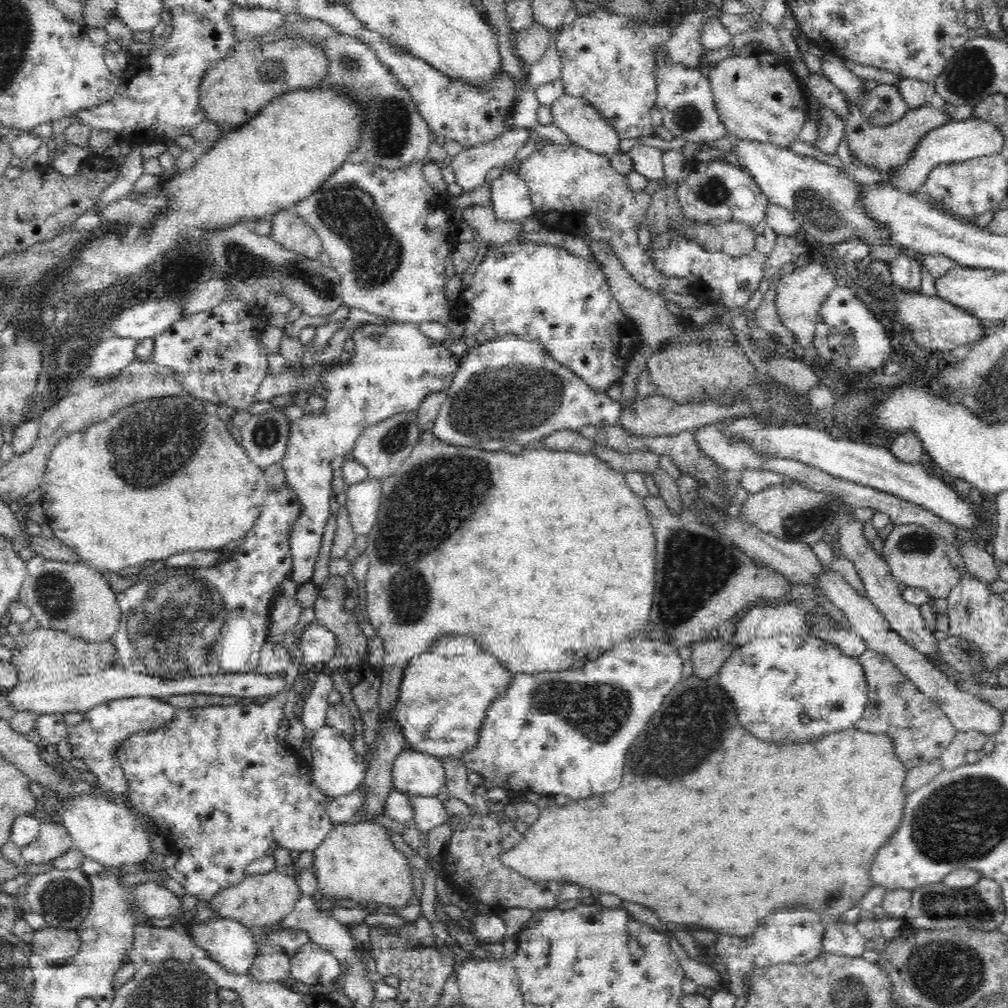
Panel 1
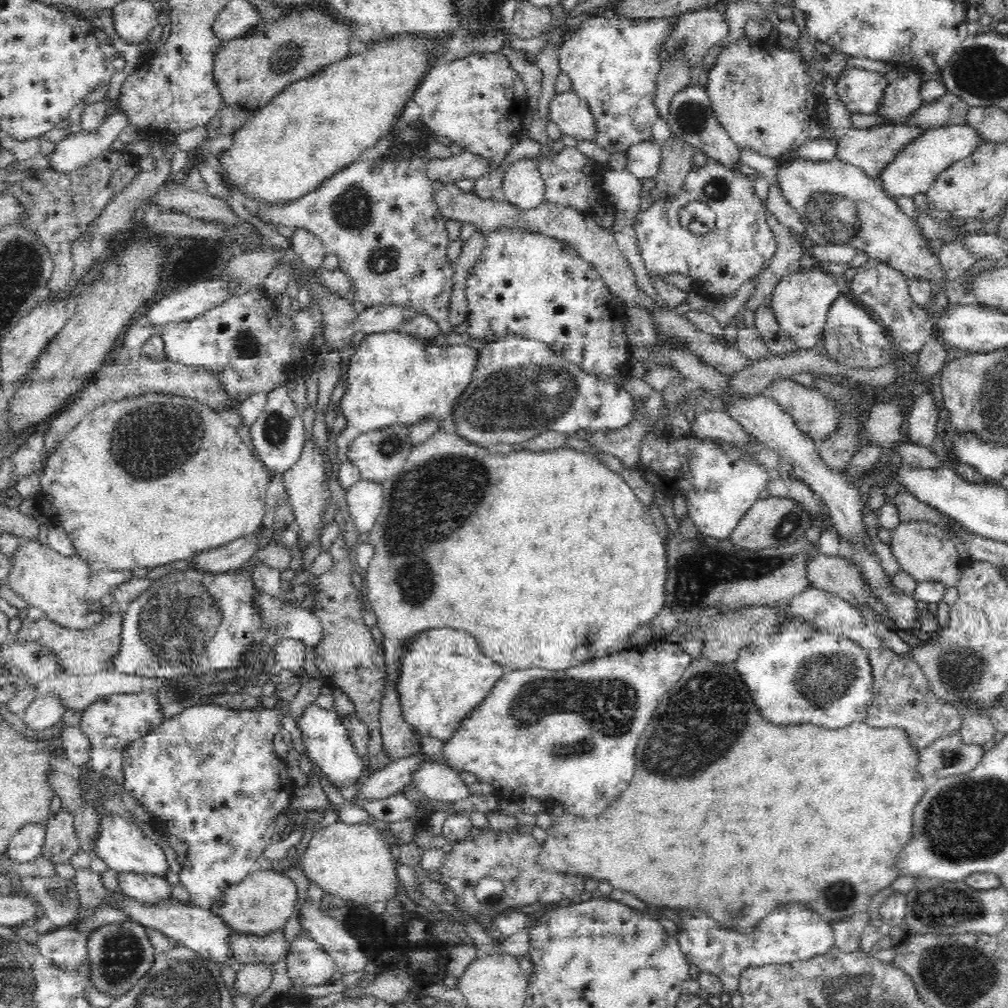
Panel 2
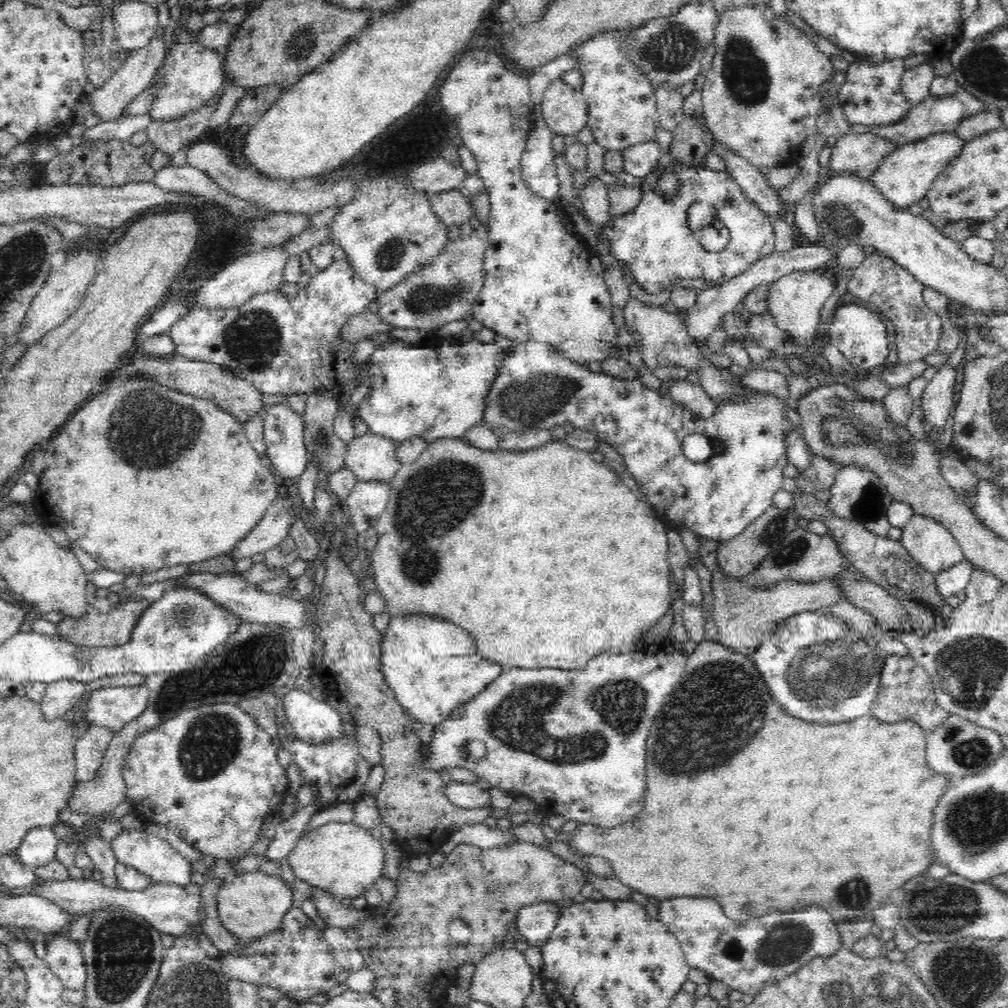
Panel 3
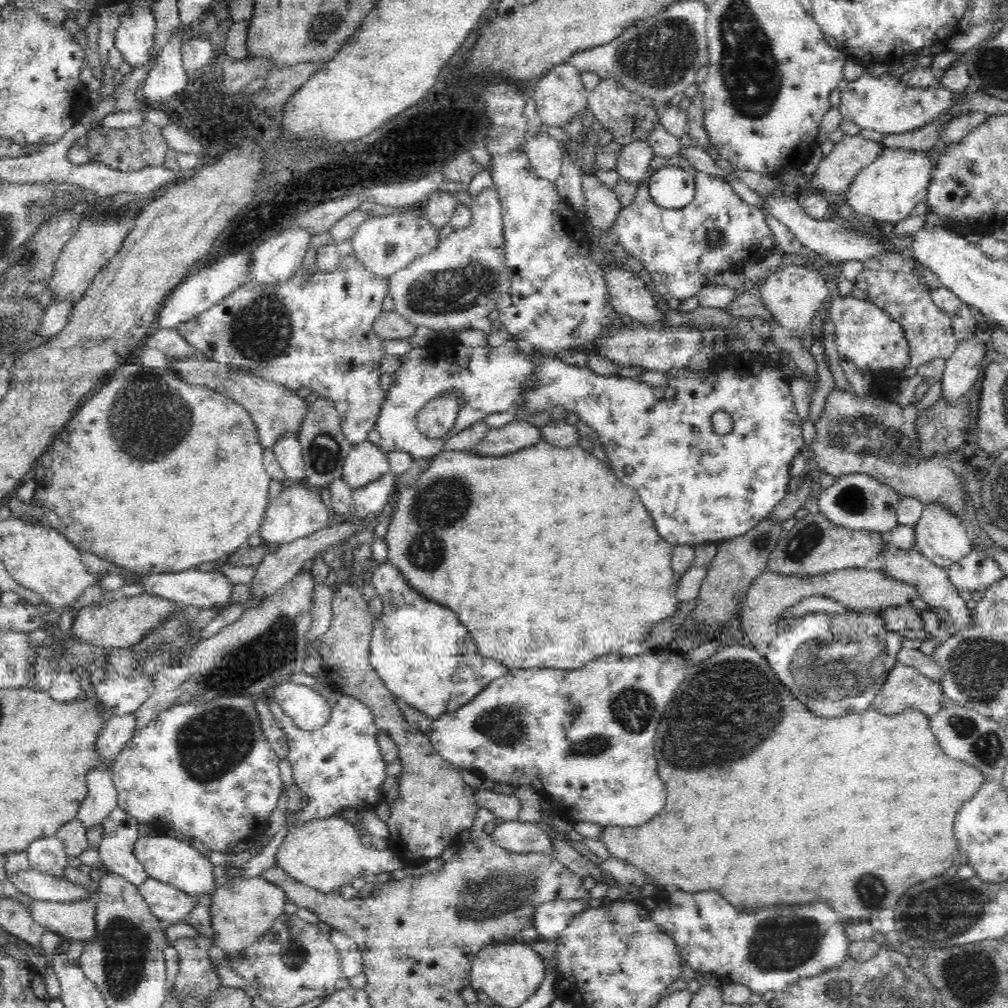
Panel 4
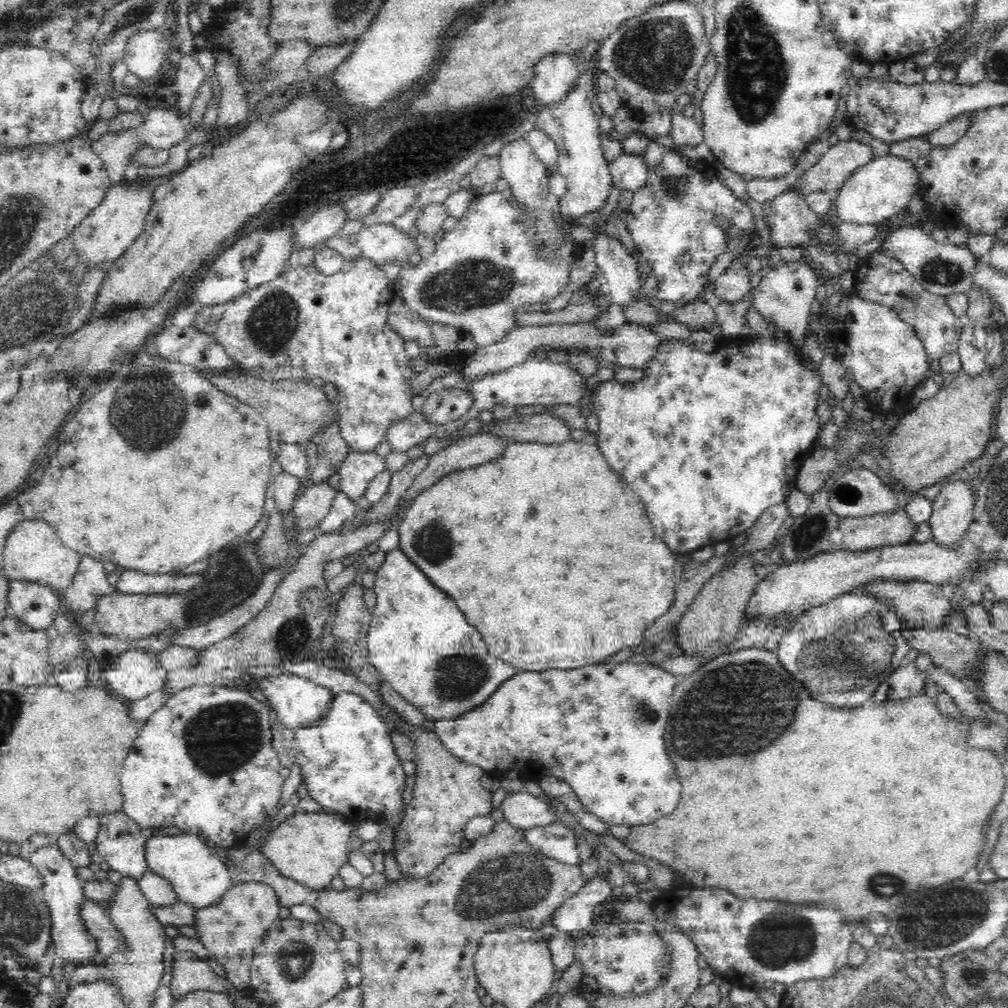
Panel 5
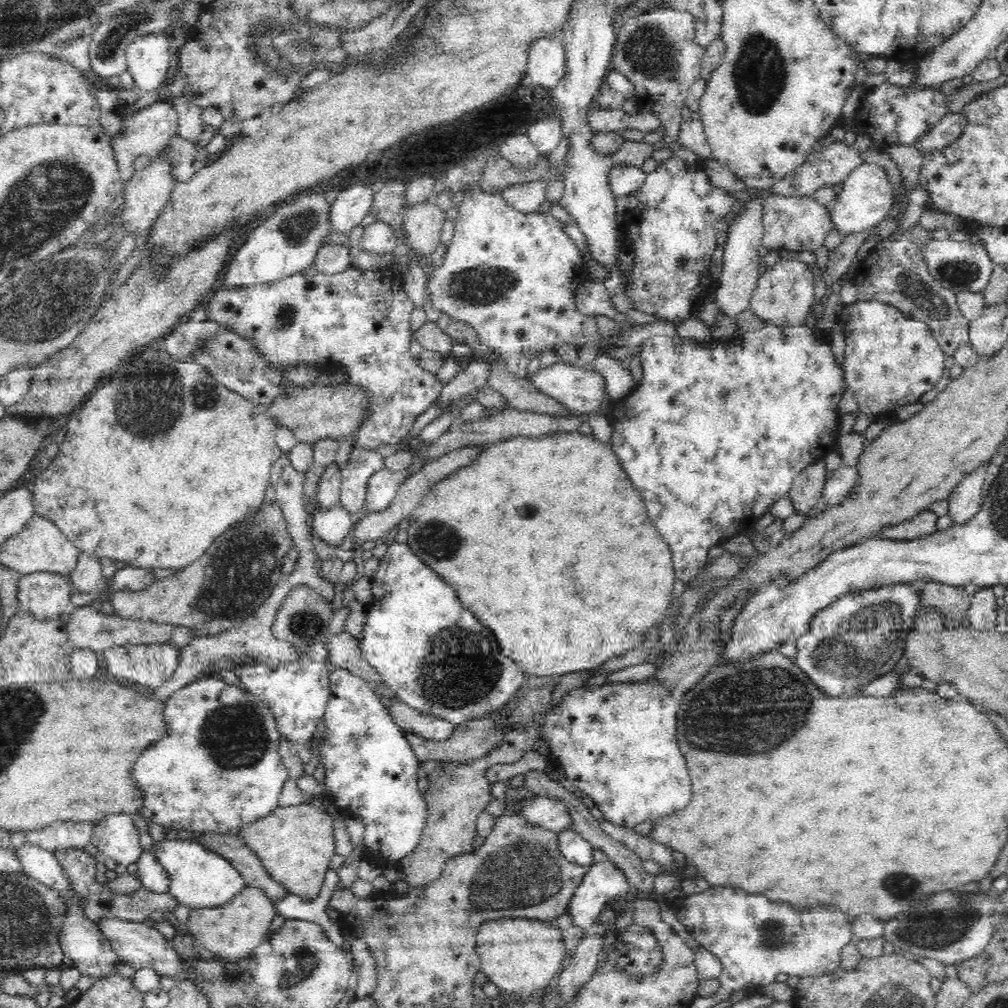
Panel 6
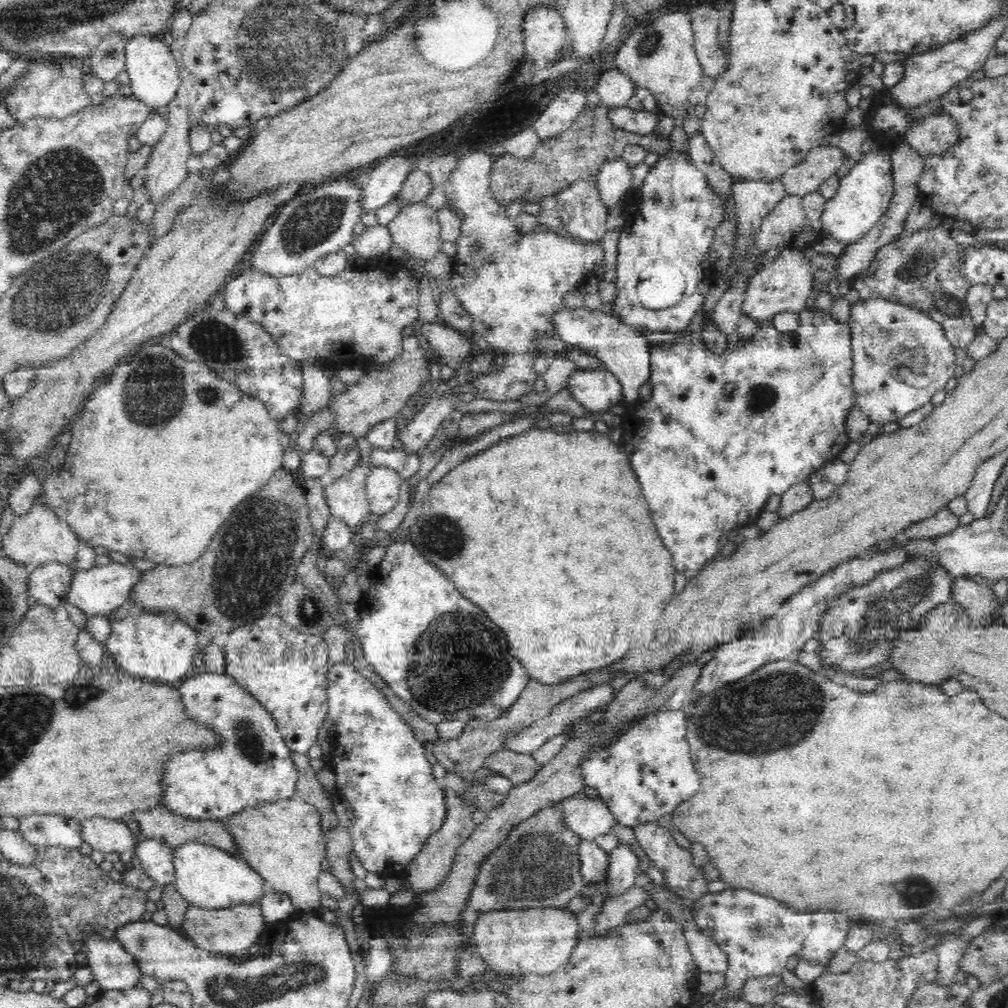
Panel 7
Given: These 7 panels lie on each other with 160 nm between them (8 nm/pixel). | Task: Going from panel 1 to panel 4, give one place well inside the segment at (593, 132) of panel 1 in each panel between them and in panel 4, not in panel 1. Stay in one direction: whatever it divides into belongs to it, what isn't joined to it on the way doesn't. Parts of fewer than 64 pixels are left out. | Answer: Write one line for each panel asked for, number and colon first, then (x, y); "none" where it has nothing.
2: (571, 113)
3: (565, 109)
4: (560, 94)

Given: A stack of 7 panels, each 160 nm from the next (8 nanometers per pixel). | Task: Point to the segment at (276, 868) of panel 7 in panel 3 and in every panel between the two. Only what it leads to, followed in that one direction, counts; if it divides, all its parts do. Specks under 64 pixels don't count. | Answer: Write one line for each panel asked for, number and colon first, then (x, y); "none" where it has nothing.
3: (344, 859)
4: (326, 853)
5: (308, 847)
6: (295, 844)

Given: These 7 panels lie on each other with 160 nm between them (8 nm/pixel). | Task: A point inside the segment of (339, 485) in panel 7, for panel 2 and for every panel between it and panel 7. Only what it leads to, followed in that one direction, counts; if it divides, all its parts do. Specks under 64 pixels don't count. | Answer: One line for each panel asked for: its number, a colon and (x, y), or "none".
2: (379, 454)
3: (370, 457)
4: (366, 462)
5: (357, 470)
6: (363, 462)

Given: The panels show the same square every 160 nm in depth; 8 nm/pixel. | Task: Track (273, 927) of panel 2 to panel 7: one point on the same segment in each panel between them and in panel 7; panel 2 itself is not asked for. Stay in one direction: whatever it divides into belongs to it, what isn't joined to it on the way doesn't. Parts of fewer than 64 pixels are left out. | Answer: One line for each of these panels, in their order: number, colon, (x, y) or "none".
3: (251, 905)
4: (241, 911)
5: (231, 929)
6: (231, 932)
7: (227, 930)

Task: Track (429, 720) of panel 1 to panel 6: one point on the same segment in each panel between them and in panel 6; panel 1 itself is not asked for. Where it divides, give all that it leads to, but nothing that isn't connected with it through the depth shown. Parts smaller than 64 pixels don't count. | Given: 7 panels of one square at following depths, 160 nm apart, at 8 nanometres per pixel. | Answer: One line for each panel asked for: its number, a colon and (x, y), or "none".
2: (441, 676)
3: (420, 653)
4: (424, 656)
5: (420, 642)
6: (439, 659)

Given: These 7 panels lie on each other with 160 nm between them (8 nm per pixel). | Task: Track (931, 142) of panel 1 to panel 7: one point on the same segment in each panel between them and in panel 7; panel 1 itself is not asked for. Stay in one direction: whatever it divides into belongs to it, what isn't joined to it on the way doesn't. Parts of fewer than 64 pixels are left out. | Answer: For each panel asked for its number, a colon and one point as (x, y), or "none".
2: (913, 170)
3: (903, 178)
4: (887, 189)
5: (877, 191)
6: (867, 194)
7: (865, 193)

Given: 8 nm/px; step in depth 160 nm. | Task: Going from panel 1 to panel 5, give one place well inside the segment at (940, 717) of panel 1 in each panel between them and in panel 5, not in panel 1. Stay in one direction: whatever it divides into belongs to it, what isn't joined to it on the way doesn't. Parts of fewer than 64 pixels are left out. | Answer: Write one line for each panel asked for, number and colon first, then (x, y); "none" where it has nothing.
2: (902, 699)
3: (906, 691)
4: (906, 687)
5: (908, 680)

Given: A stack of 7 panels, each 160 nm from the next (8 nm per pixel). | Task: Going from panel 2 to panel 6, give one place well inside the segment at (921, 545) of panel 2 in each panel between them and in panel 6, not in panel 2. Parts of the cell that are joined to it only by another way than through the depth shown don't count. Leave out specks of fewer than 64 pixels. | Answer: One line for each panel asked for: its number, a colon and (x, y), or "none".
3: (926, 539)
4: (942, 535)
5: (953, 507)
6: (964, 503)

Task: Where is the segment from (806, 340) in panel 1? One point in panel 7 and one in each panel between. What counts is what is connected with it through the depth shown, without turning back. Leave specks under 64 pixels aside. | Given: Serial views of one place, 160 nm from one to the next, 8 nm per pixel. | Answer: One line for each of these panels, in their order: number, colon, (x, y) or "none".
2: (801, 302)
3: (794, 301)
4: (792, 295)
5: (784, 296)
6: (784, 295)
7: (784, 285)

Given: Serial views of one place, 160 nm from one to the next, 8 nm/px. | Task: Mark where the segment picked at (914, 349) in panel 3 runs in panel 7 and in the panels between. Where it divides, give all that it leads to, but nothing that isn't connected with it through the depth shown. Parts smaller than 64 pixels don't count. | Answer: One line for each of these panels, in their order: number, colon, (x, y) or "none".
4: (890, 282)
5: (881, 278)
6: (896, 272)
7: (922, 270)

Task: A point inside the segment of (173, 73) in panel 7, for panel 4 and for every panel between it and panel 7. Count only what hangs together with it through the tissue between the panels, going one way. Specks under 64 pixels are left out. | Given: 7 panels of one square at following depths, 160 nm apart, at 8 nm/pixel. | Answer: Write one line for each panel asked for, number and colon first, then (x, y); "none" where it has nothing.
4: (134, 38)
5: (146, 54)
6: (148, 57)

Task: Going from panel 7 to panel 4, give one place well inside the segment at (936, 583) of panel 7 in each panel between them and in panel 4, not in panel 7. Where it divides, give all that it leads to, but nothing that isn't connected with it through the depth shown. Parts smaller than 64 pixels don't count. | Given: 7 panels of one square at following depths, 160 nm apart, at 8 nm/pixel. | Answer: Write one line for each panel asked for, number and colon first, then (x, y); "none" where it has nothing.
4: (836, 664)
5: (841, 652)
6: (859, 637)

